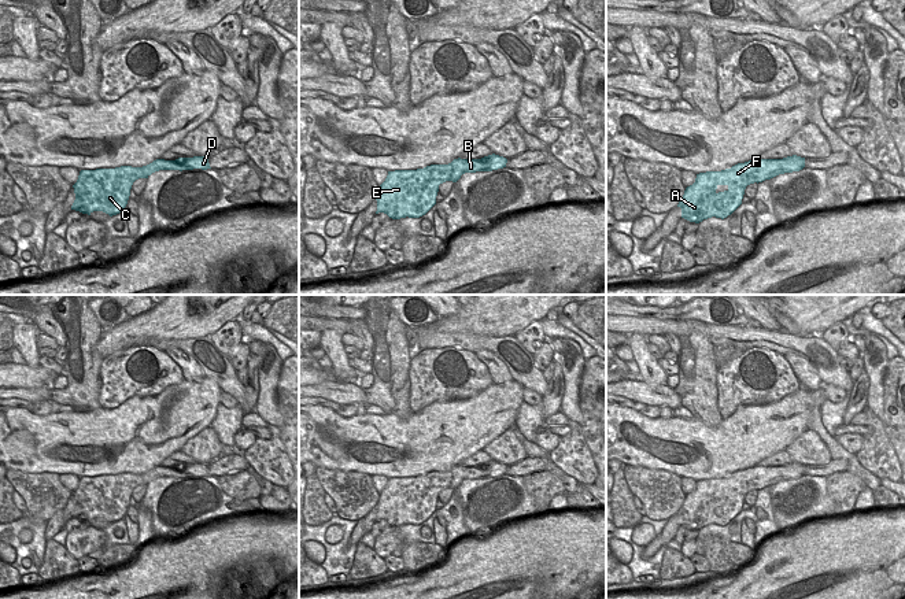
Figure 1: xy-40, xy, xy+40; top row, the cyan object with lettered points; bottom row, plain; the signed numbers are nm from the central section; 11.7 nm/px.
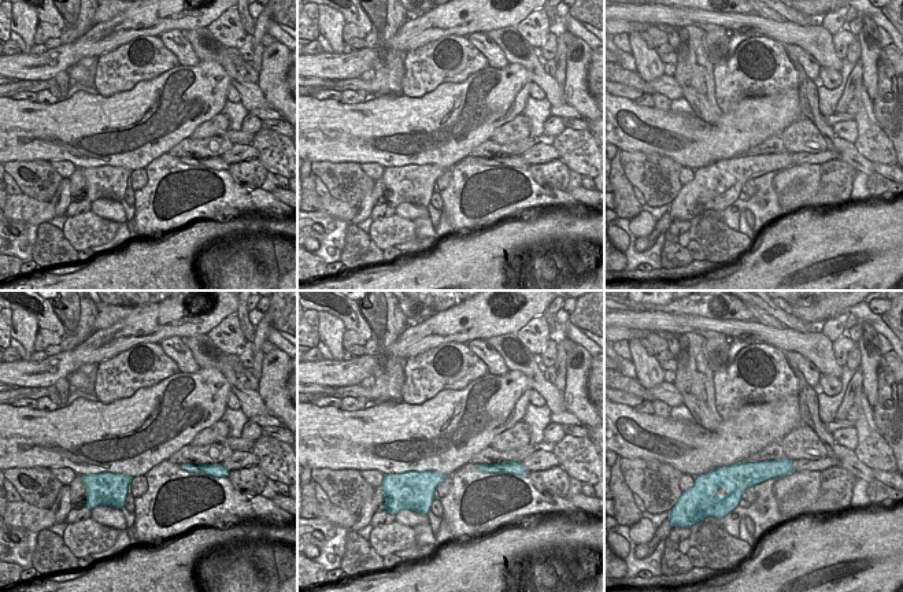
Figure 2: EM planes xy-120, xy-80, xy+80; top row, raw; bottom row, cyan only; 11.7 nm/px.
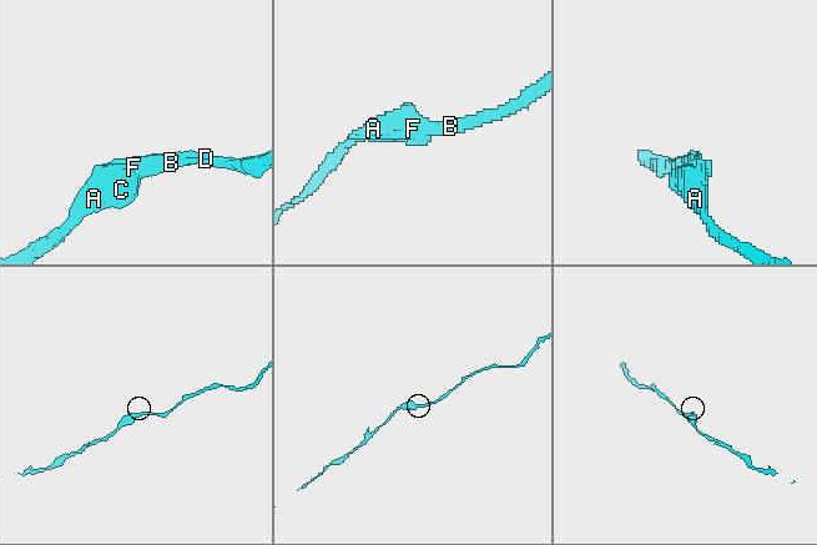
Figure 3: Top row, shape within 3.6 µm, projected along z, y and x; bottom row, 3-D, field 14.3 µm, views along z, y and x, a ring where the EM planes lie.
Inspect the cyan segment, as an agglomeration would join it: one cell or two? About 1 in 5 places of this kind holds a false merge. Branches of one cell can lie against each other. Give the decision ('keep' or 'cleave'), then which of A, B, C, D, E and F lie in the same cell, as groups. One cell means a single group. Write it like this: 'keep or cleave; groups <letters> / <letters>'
keep; groups A B C D E F

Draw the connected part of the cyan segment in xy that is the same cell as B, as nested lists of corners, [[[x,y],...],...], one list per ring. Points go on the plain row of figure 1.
[[[492,461],[481,466],[458,465],[448,472],[388,478],[376,504],[376,521],[384,519],[392,526],[420,525],[436,511],[440,491],[457,489],[465,480],[503,476],[506,470],[506,465]]]

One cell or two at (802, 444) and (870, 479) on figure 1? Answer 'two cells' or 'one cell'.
two cells

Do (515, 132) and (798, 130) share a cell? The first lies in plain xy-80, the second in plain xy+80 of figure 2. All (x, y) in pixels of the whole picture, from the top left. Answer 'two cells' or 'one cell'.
one cell

